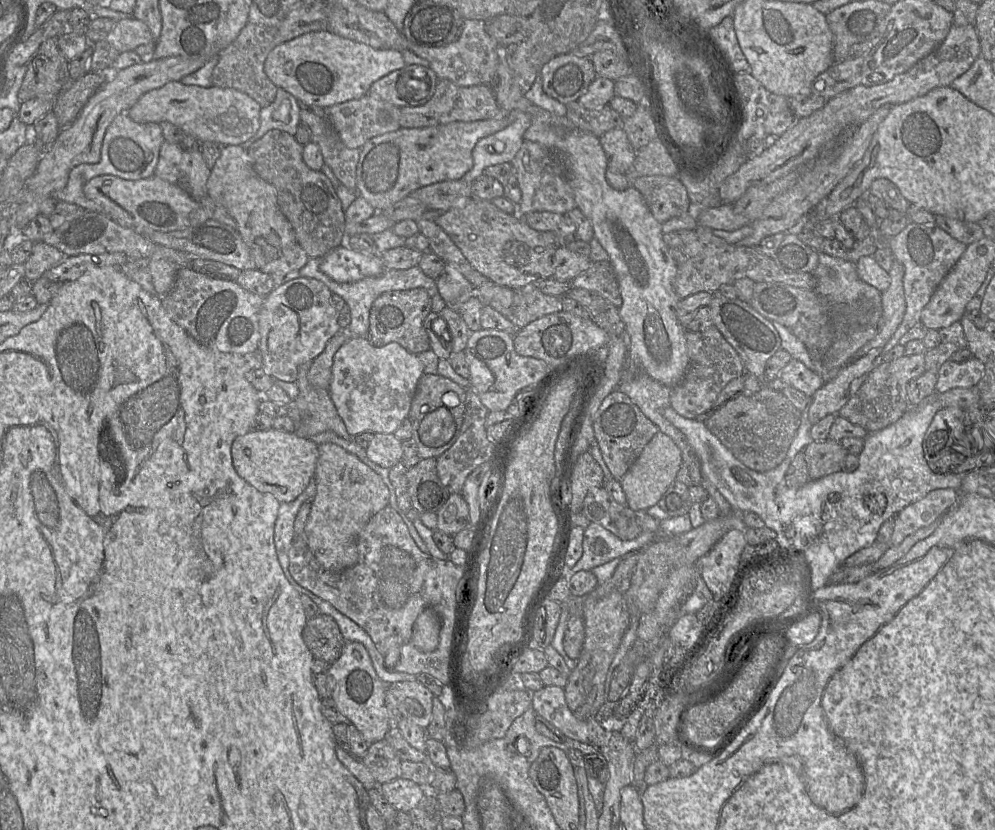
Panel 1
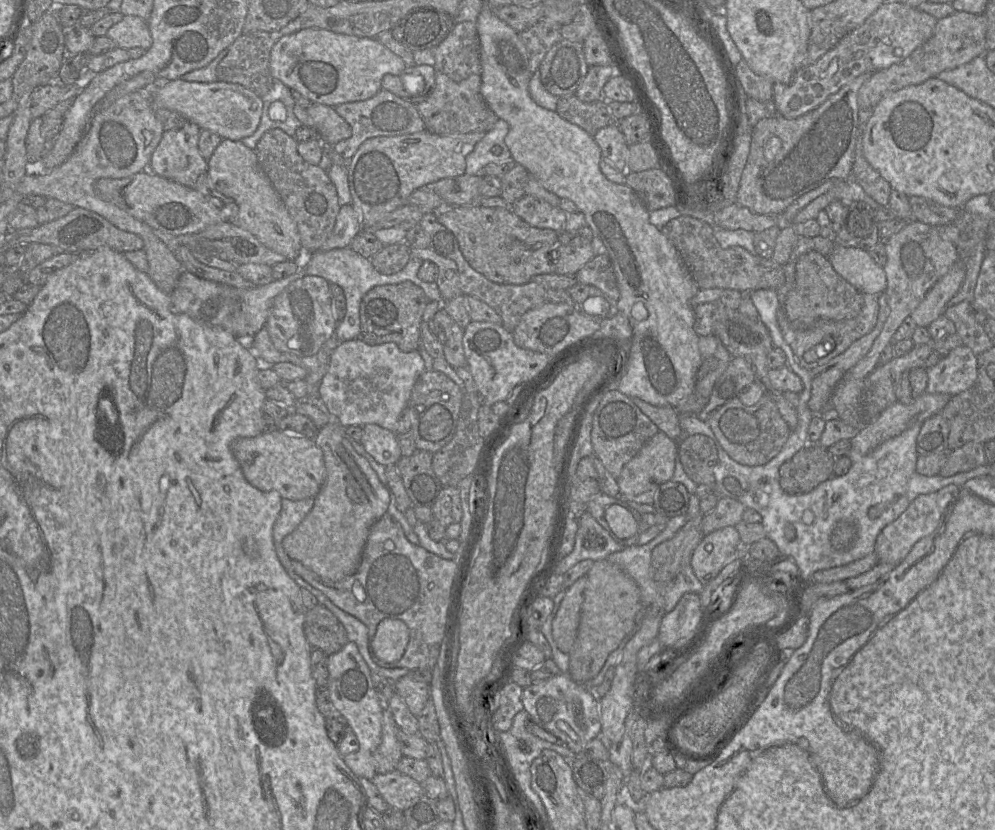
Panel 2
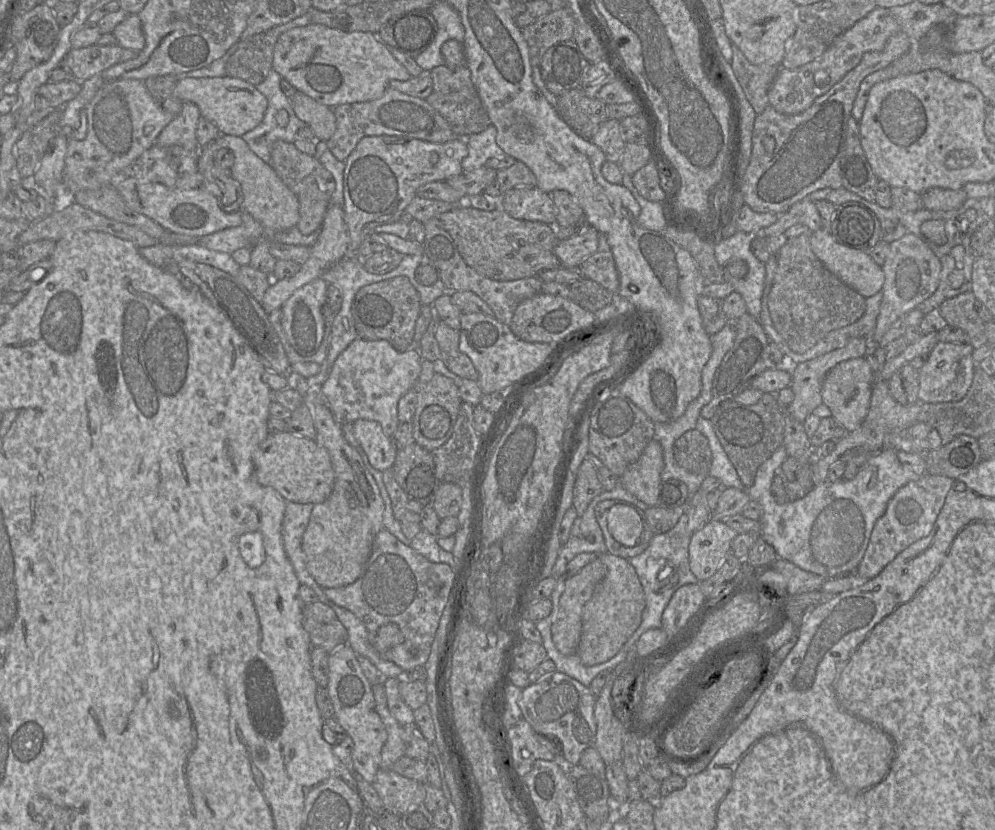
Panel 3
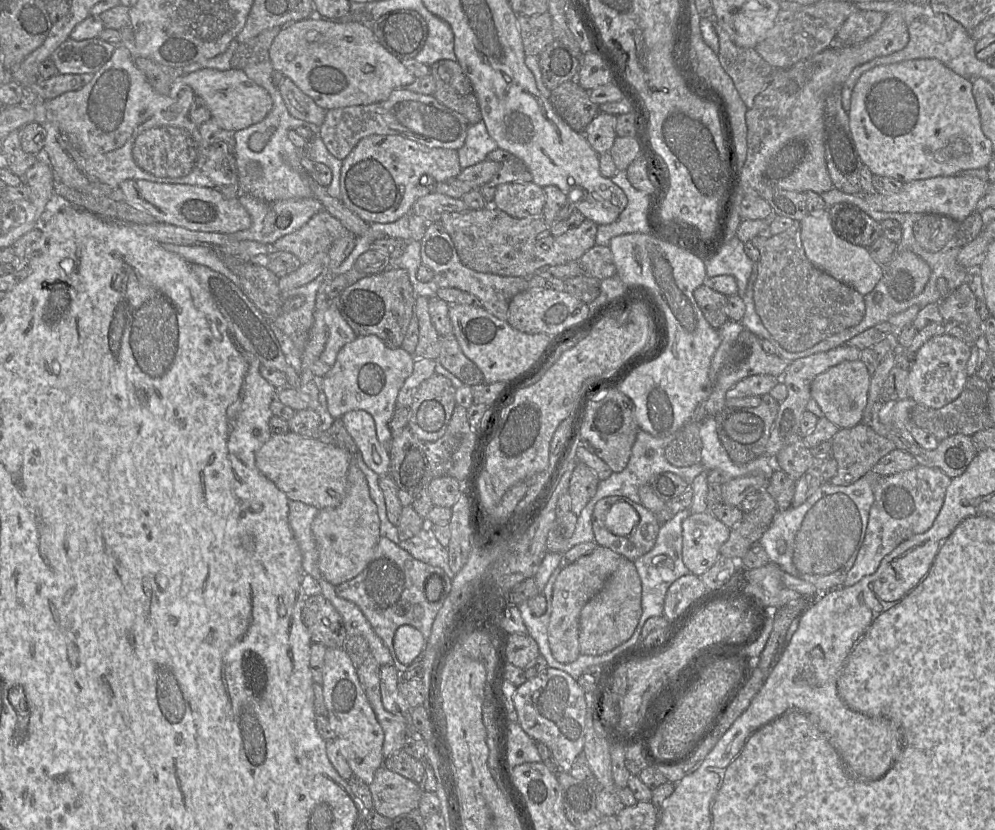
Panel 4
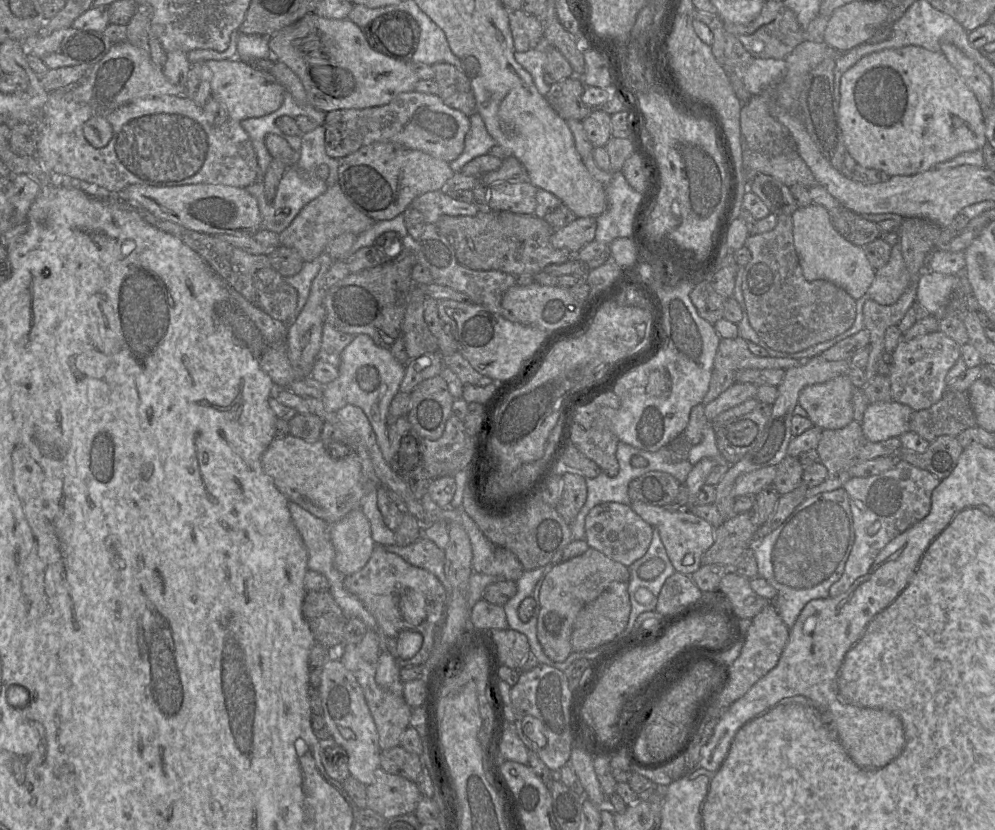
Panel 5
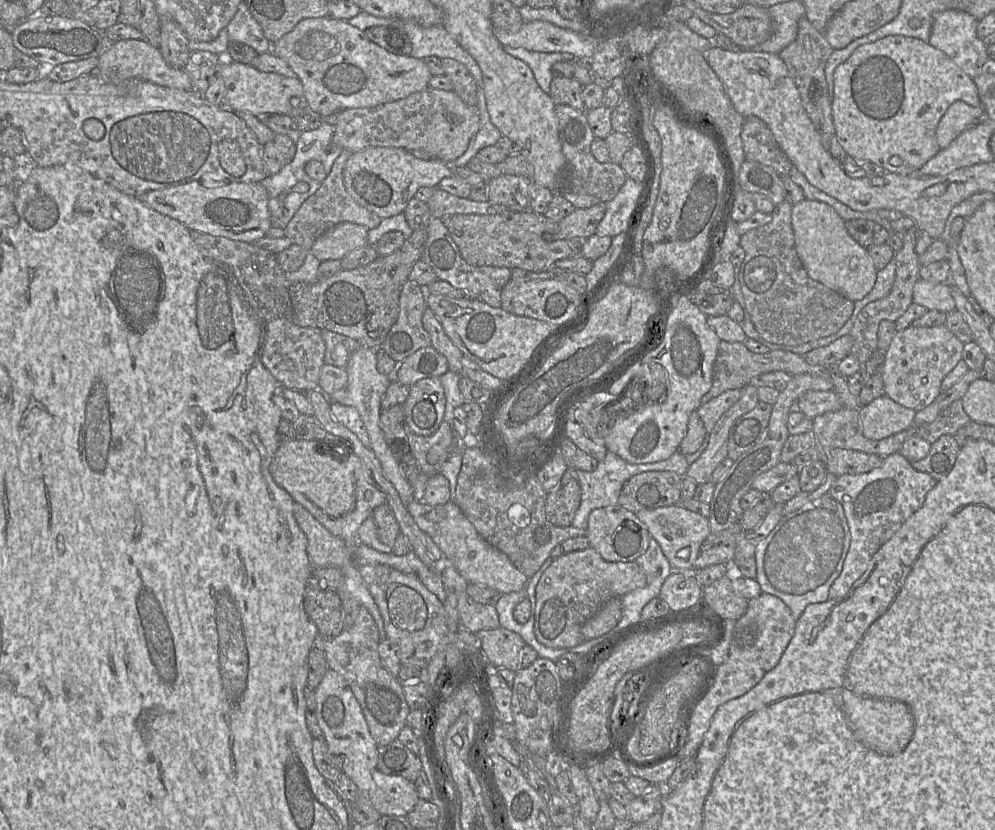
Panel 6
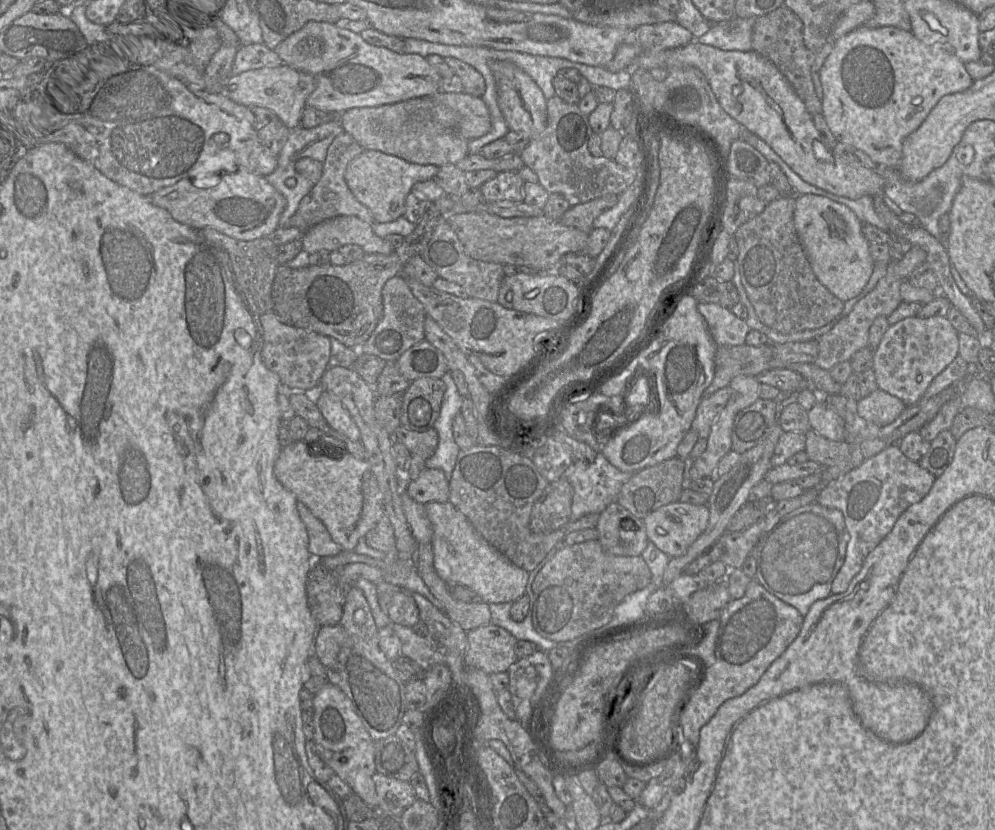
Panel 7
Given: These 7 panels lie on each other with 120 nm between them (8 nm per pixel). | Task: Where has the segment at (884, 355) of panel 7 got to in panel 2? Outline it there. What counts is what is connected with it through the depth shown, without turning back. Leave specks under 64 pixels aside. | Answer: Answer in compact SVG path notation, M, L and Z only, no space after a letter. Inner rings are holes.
M961 345L946 353L939 362L927 370L926 393L958 395L973 386L978 376L977 356L967 346Z

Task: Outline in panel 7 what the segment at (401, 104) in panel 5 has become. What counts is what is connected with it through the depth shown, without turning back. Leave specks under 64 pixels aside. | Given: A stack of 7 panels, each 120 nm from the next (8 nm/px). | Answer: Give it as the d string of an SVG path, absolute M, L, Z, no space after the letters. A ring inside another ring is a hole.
M436 92L432 98L457 112L460 116L459 131L467 140L480 138L491 129L491 116L488 107L480 97L464 92Z

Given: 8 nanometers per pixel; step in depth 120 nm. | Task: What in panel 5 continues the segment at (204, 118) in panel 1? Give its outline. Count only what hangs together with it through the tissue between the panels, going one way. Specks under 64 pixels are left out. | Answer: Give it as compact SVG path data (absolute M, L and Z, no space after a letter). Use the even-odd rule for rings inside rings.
M238 58L203 62L204 78L210 82L211 96L223 105L228 117L241 122L277 111L283 104L286 91L271 74L258 72Z

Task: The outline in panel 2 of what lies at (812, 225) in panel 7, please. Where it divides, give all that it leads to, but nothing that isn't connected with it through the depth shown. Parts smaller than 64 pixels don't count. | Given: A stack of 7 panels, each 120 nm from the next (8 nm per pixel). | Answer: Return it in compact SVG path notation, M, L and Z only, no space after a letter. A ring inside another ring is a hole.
M835 245L828 256L834 270L863 294L886 290L887 276L866 250Z

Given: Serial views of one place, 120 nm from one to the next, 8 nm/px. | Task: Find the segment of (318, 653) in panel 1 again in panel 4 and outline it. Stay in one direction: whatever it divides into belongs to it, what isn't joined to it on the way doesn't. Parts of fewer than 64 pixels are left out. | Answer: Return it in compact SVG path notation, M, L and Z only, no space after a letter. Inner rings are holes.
M323 595L305 598L301 619L312 643L320 643L327 649L343 648L347 638L343 619Z

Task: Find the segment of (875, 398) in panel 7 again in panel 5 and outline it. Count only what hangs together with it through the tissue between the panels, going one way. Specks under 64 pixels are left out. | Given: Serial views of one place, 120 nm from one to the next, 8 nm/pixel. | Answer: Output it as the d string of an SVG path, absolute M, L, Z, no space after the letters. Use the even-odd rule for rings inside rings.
M895 401L871 403L867 406L861 422L865 437L871 442L900 437L910 430L913 410Z

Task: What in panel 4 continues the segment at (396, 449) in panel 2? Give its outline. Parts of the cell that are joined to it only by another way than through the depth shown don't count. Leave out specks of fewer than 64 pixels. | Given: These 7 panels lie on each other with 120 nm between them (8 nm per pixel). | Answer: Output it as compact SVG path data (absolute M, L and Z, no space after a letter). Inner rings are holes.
M352 410L342 416L342 421L364 463L379 476L389 475L390 455L377 438L373 417L364 410Z

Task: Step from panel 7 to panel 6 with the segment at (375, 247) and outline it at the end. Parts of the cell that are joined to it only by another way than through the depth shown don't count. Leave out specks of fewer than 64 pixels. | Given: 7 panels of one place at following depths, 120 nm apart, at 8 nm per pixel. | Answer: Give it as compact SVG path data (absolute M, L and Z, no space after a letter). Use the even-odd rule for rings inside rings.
M339 223L315 240L310 253L319 261L341 260L350 251L368 245L368 231L368 228L360 224Z

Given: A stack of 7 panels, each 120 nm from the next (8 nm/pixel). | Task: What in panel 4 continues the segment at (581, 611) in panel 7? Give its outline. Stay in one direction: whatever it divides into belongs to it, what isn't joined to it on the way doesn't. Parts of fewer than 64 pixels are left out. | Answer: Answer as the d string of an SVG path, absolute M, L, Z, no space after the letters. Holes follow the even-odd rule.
M597 546L590 554L584 555L564 567L556 578L552 592L552 612L548 624L548 642L553 657L560 663L571 663L580 655L579 651L579 617L584 605L604 587L607 579L618 568L621 555L609 548Z

